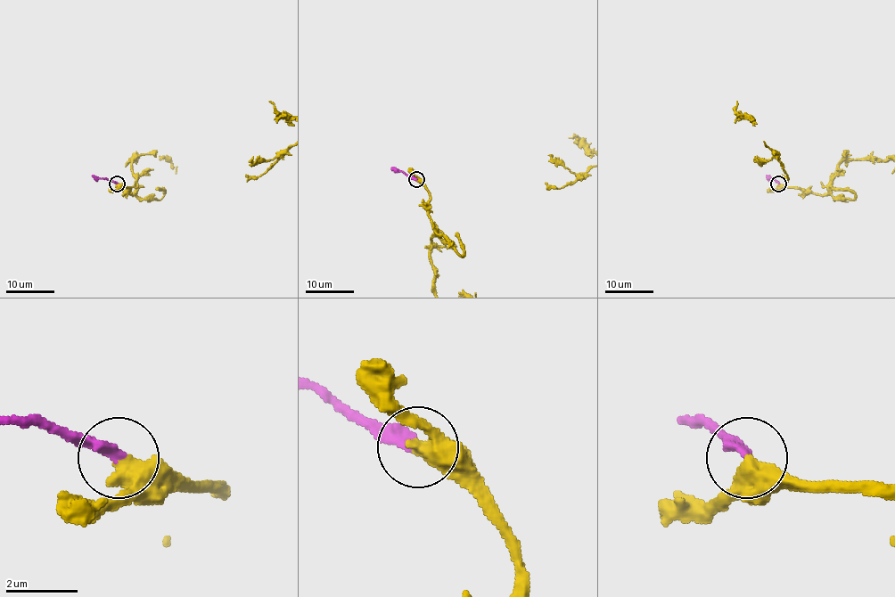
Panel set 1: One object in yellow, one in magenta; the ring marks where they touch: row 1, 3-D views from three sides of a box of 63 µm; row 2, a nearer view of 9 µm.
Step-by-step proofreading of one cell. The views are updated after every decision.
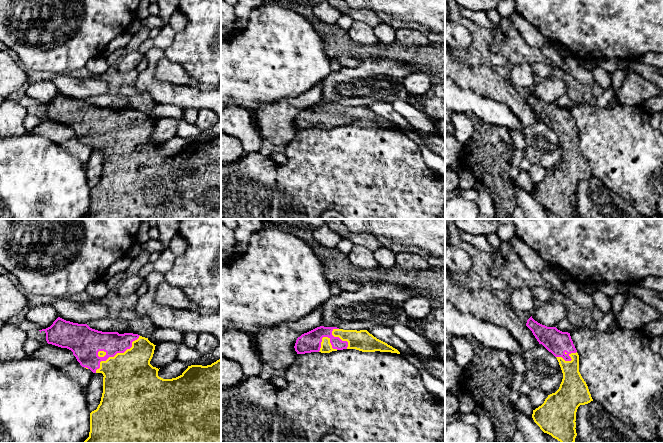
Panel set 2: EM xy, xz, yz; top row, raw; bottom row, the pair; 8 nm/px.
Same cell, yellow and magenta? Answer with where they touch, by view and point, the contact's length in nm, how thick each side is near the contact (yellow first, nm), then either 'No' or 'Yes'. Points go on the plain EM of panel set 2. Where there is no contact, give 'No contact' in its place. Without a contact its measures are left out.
Touches yellow at xy (117, 129). Shared border 460 nm. Thickness 440 nm (yellow) against 220 nm. Yes

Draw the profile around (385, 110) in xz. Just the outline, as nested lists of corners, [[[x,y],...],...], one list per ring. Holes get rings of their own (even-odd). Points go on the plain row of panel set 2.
[[[376,102],[367,107],[377,115],[397,125],[405,134],[411,127],[408,121],[393,108],[392,103]]]

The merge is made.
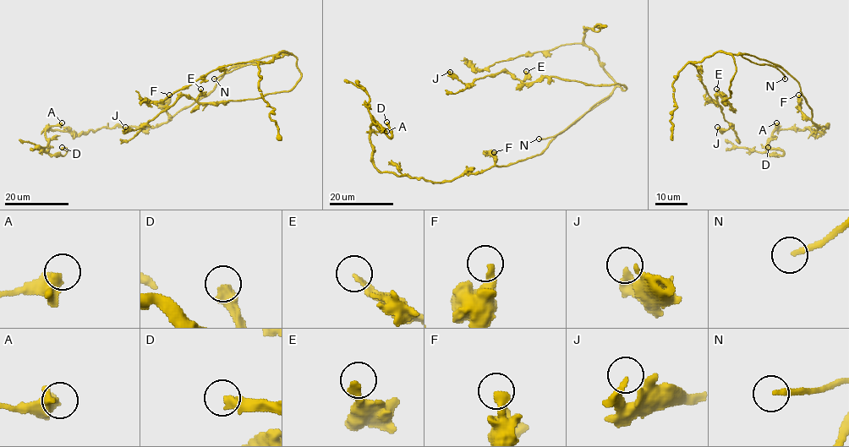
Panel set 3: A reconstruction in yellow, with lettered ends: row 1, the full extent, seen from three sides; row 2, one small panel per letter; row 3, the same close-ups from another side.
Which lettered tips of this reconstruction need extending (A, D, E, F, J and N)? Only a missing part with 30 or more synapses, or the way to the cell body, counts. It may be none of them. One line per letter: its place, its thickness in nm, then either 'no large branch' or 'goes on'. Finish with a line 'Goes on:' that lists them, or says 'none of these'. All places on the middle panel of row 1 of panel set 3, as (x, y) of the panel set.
A: place (386, 131); calibre 400 nm; no large branch
D: place (386, 122); calibre 480 nm; goes on
E: place (526, 71); calibre 220 nm; no large branch
F: place (494, 152); calibre 340 nm; no large branch
J: place (450, 72); calibre 240 nm; no large branch
N: place (539, 139); calibre 200 nm; goes on
Goes on: D, N

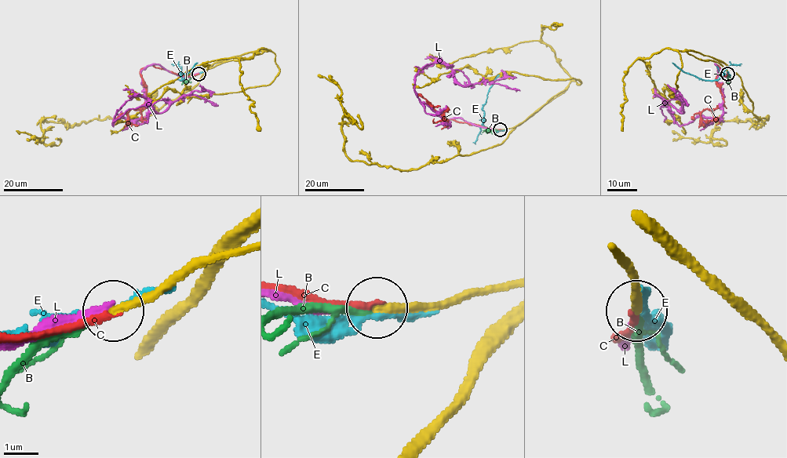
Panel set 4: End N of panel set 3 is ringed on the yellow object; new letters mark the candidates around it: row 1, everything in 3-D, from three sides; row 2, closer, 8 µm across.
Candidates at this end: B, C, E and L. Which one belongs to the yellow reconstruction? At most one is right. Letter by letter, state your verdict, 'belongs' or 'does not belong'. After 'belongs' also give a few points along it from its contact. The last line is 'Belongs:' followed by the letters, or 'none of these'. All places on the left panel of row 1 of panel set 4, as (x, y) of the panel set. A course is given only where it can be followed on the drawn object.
B: does not belong
C: belongs | via (199, 74), (183, 76), (144, 67), (140, 76), (145, 103), (129, 112), (129, 121), (138, 126)
E: does not belong
L: does not belong
Belongs: C

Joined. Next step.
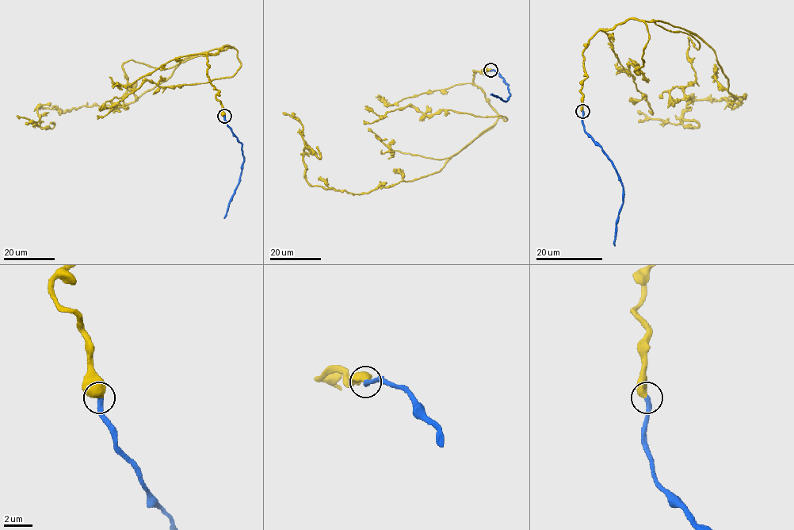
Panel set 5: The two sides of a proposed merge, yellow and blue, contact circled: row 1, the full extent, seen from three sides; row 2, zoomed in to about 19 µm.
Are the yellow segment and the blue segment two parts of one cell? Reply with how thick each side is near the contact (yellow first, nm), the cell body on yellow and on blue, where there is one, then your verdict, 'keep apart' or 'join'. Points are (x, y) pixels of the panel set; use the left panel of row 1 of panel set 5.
700/380 nm | yellow none | blue none | join

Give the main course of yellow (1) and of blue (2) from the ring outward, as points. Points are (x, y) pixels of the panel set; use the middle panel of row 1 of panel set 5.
1: (490, 70), (474, 71), (473, 82), (498, 119), (439, 170), (368, 193), (311, 186), (303, 125), (282, 113)
2: (490, 71), (497, 71), (508, 85), (509, 95), (506, 101), (490, 94)

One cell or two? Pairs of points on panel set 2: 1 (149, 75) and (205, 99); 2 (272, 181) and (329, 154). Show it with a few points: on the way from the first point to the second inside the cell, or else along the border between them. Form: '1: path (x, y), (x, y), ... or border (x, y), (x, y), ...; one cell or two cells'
1: path (161, 90), (164, 93), (190, 97); one cell
2: path (286, 178), (305, 178), (315, 168); one cell

